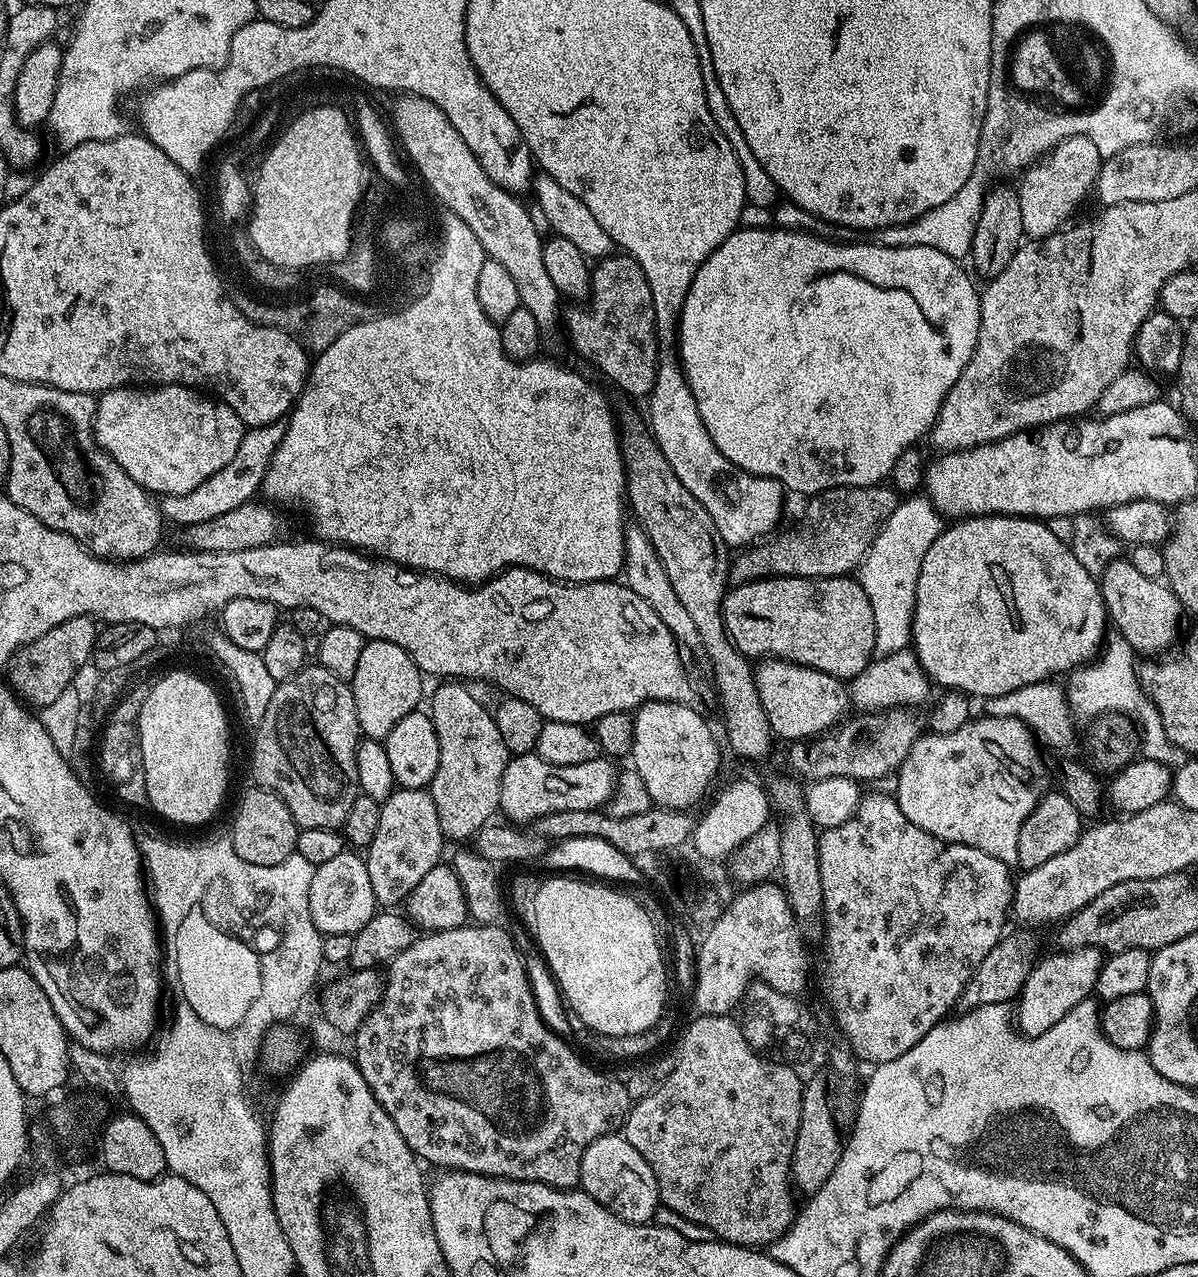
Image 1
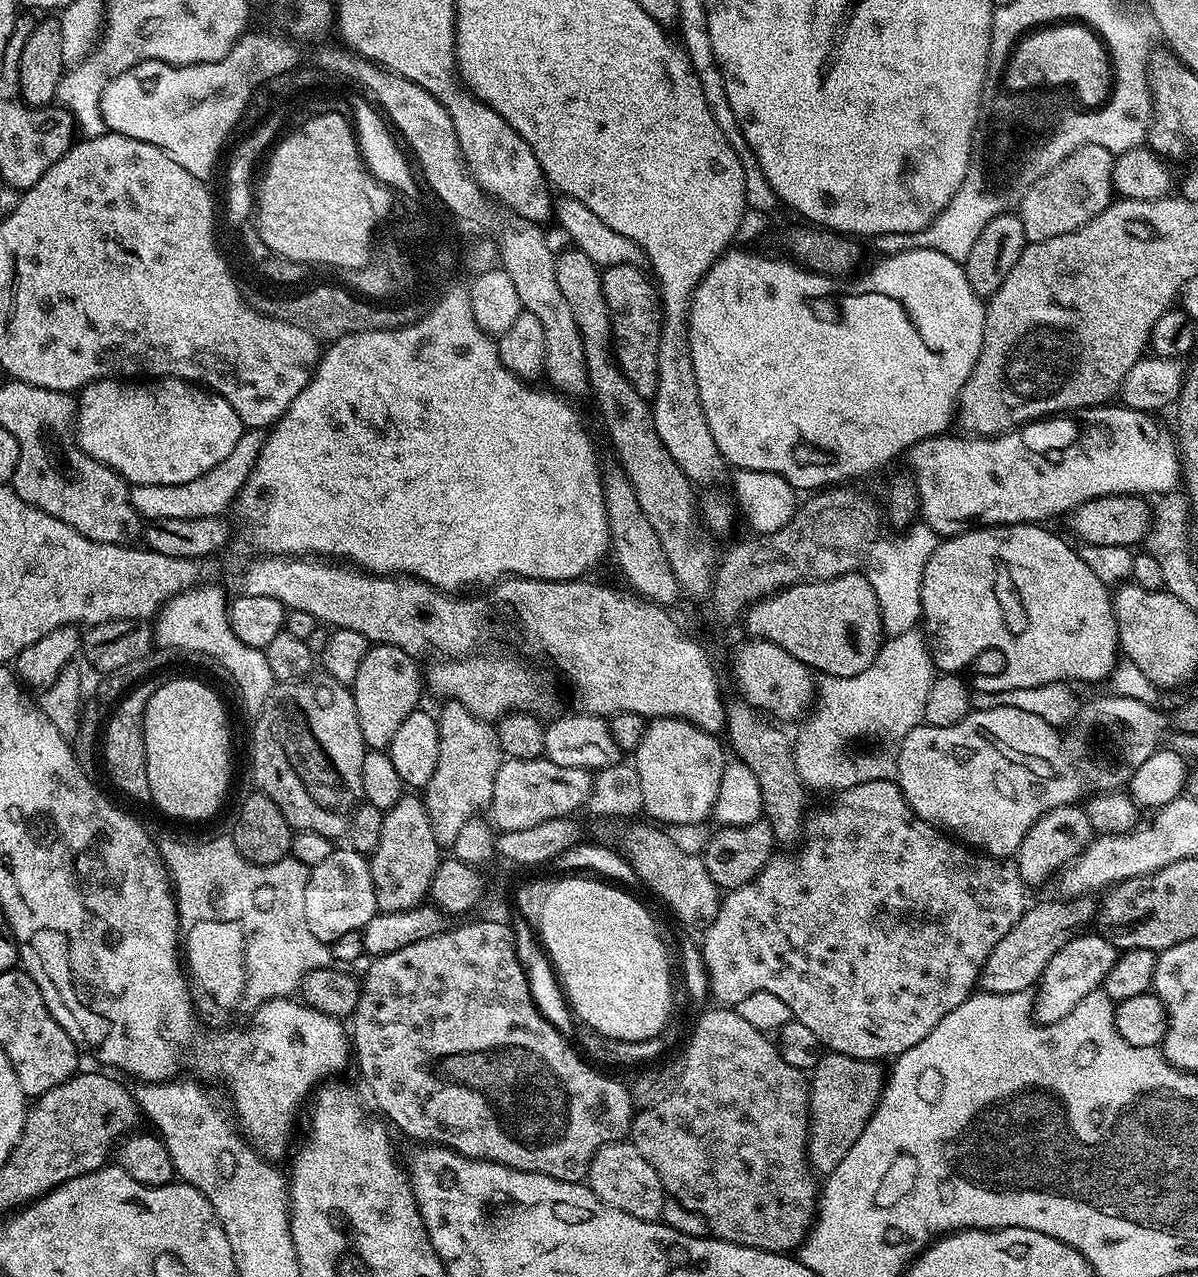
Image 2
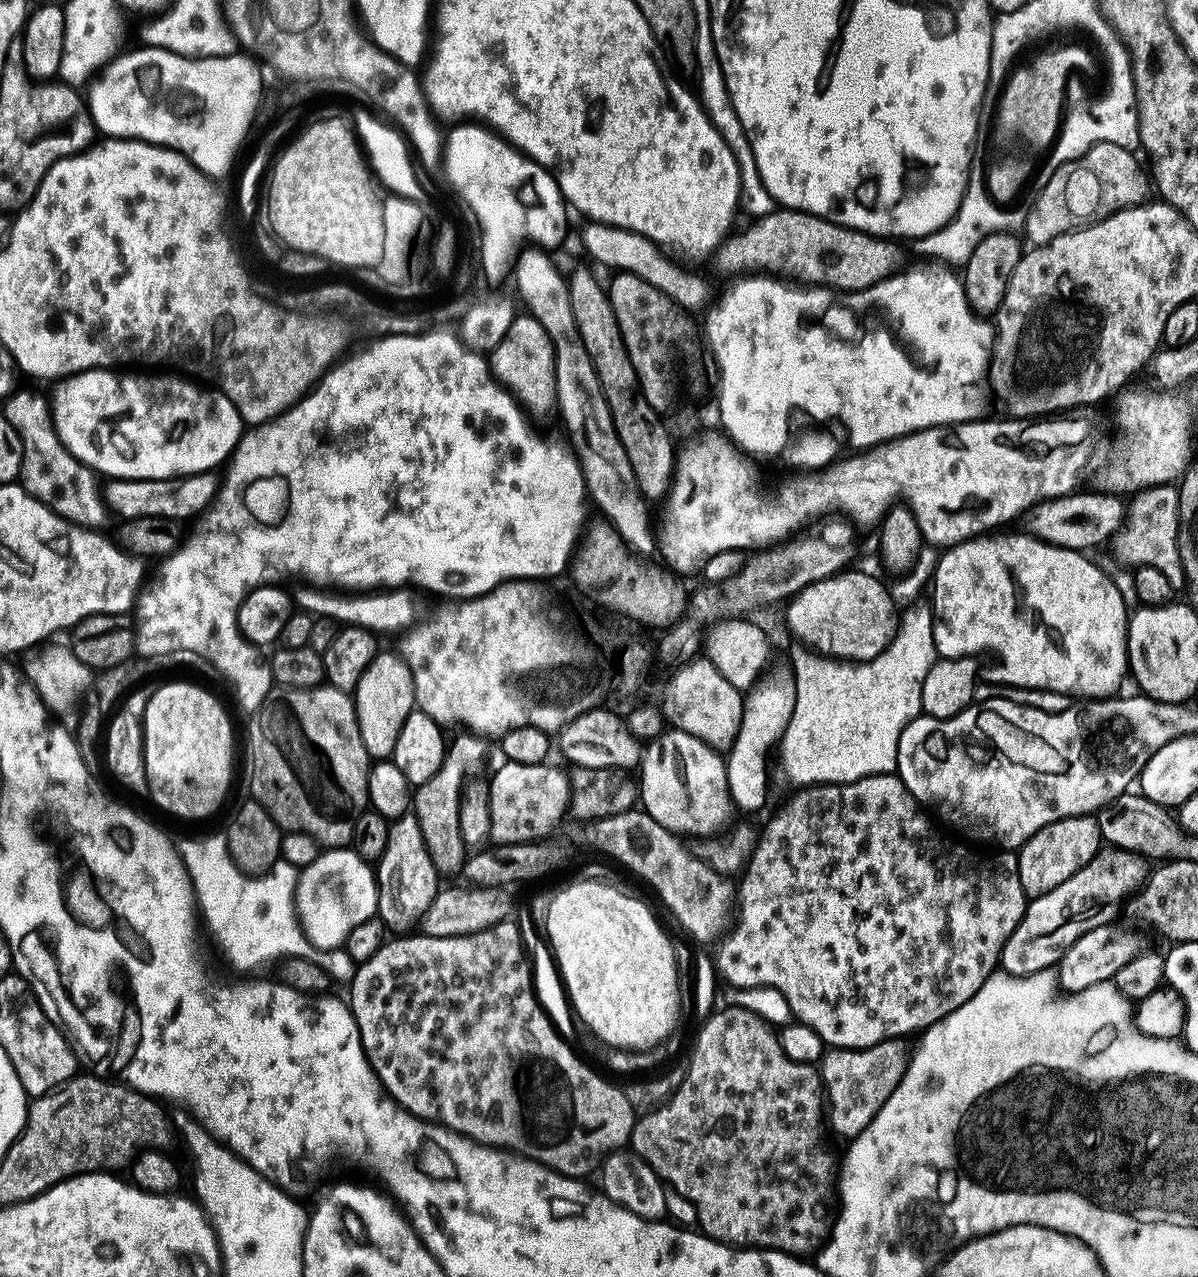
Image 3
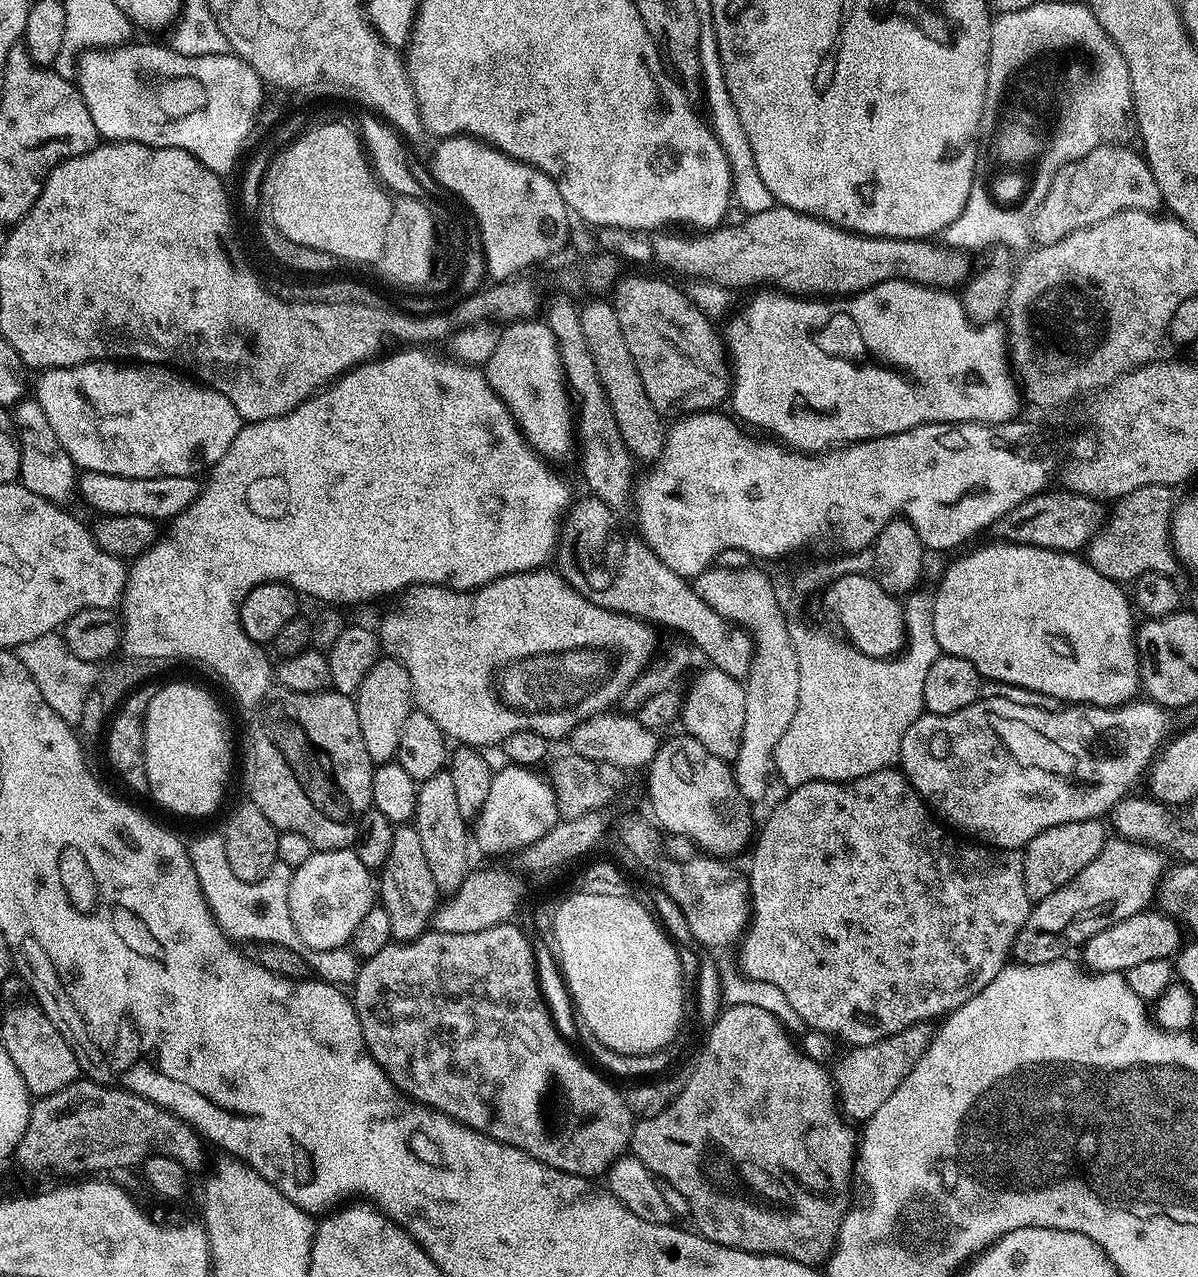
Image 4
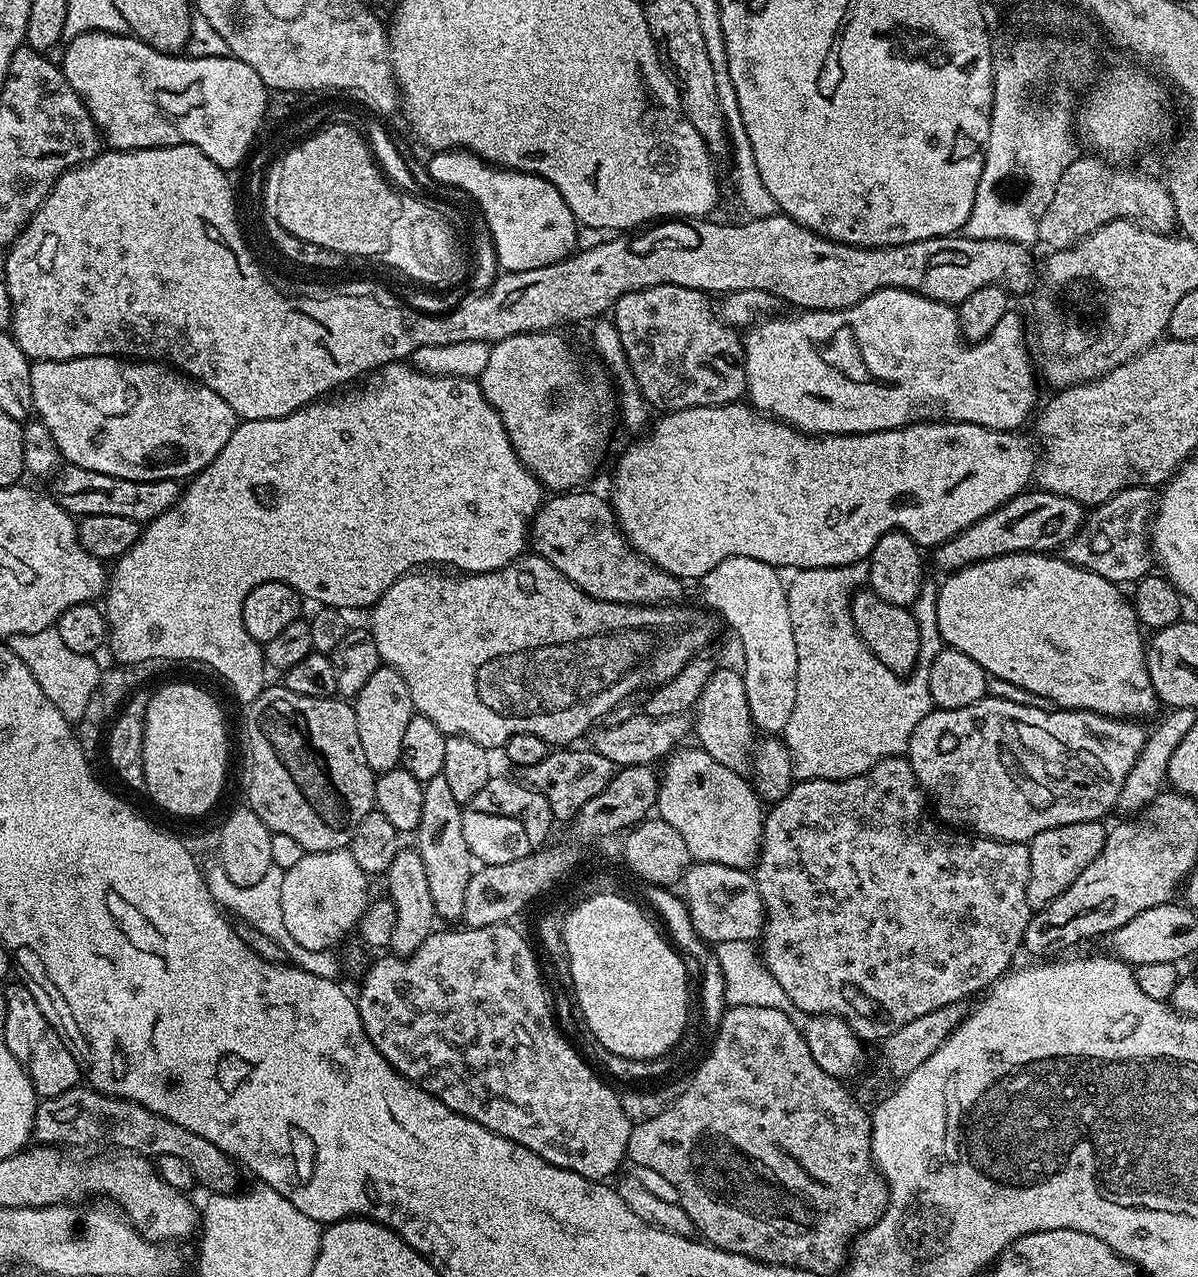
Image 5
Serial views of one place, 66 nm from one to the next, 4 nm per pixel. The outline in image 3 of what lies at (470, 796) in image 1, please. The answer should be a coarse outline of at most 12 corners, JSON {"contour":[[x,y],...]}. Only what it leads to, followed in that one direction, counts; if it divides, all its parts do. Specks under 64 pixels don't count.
{"contour":[[451,737],[411,811],[441,877],[461,871],[460,794],[489,741]]}

